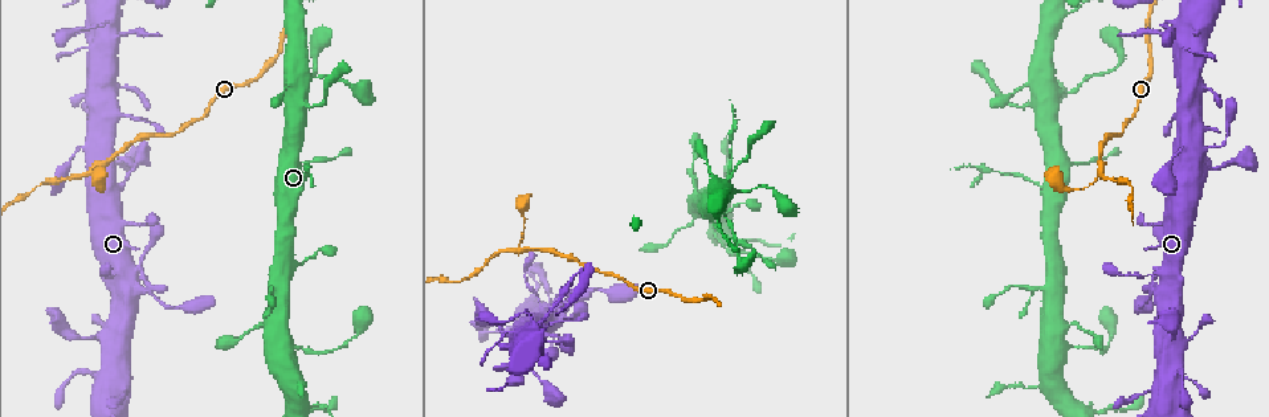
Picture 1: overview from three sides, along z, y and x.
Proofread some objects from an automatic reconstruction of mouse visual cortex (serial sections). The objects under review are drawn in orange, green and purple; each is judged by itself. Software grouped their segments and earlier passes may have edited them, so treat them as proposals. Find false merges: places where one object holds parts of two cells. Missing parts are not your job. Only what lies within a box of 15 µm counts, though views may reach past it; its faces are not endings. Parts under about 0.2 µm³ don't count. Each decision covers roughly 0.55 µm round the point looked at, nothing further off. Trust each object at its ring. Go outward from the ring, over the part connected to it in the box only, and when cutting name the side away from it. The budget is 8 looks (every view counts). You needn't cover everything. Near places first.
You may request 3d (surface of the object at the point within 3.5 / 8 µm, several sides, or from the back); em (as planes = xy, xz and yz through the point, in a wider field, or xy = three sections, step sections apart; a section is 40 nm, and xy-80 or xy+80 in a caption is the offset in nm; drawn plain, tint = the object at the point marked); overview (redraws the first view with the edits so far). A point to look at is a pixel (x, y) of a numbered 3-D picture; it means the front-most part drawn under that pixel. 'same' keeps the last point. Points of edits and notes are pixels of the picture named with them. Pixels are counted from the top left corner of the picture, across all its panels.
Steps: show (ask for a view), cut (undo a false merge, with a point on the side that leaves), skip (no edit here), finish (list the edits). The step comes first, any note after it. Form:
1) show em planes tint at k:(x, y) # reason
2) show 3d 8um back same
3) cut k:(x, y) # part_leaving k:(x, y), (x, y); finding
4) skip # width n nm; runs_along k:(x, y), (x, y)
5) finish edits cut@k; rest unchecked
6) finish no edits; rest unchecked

show 3d 3.5um at 1:(1054, 93)

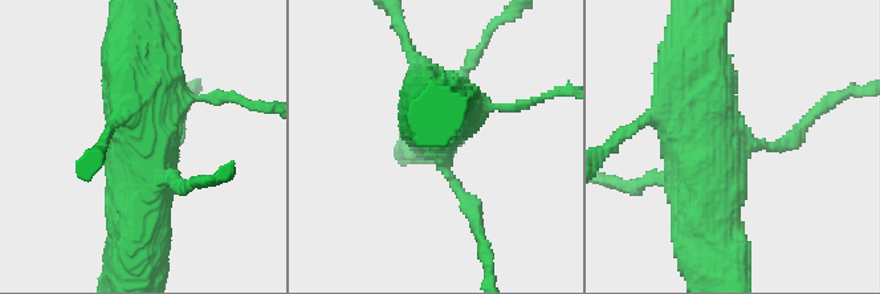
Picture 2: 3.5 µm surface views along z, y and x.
show em planes plain at 2:(737, 142) # now the EM

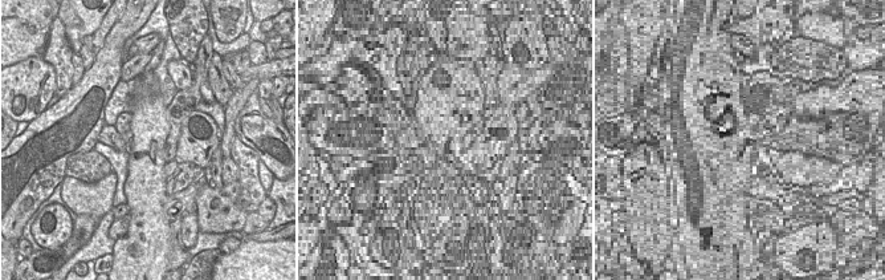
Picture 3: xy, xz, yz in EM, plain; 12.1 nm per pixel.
show em planes tint same

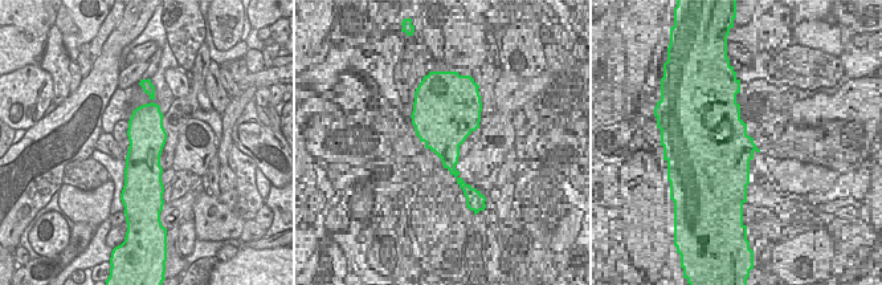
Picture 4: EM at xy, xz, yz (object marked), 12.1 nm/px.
skip # runs_along 2:(712, 237), (703, 213), (696, 54); one cell here

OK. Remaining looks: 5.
show 3d 3.5um at 1:(1064, 347) # thick turns thin

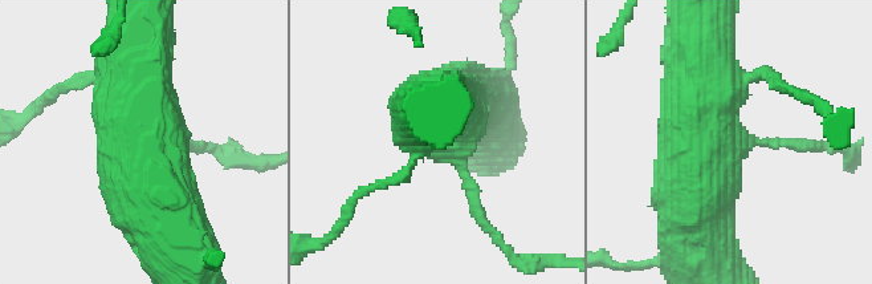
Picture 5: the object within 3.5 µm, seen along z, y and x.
show em xy step 1 tint at 5:(452, 149)

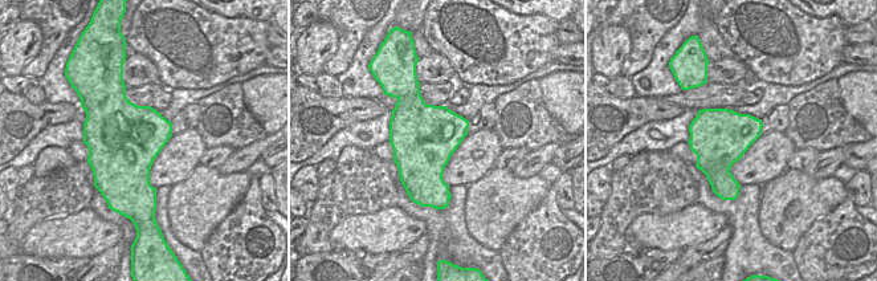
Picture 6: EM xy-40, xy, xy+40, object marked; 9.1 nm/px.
skip # all the same cell

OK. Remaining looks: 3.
show 3d 3.5um at 1:(1160, 291) # abrupt turn

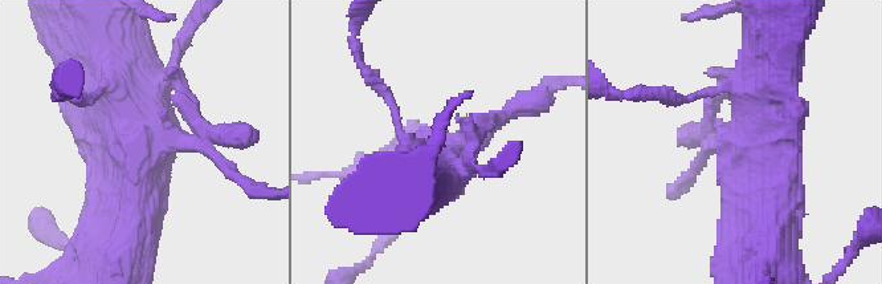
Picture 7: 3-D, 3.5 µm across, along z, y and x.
show em xy step 2 tint at 7:(453, 152)

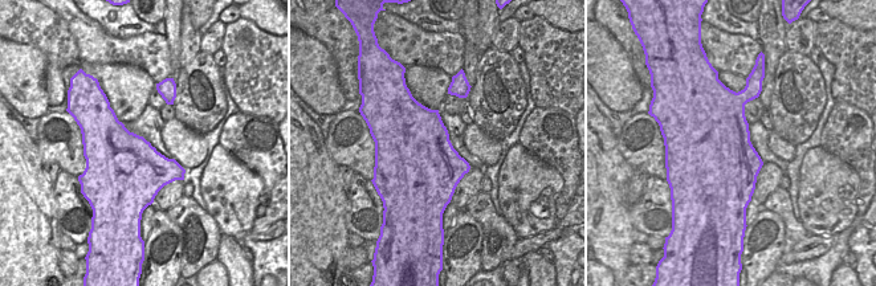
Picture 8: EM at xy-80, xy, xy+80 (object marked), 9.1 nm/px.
skip # runs_along 7:(109, 56), (134, 121), (122, 227); all the same cell

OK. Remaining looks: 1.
finish no edits; rest unchecked

